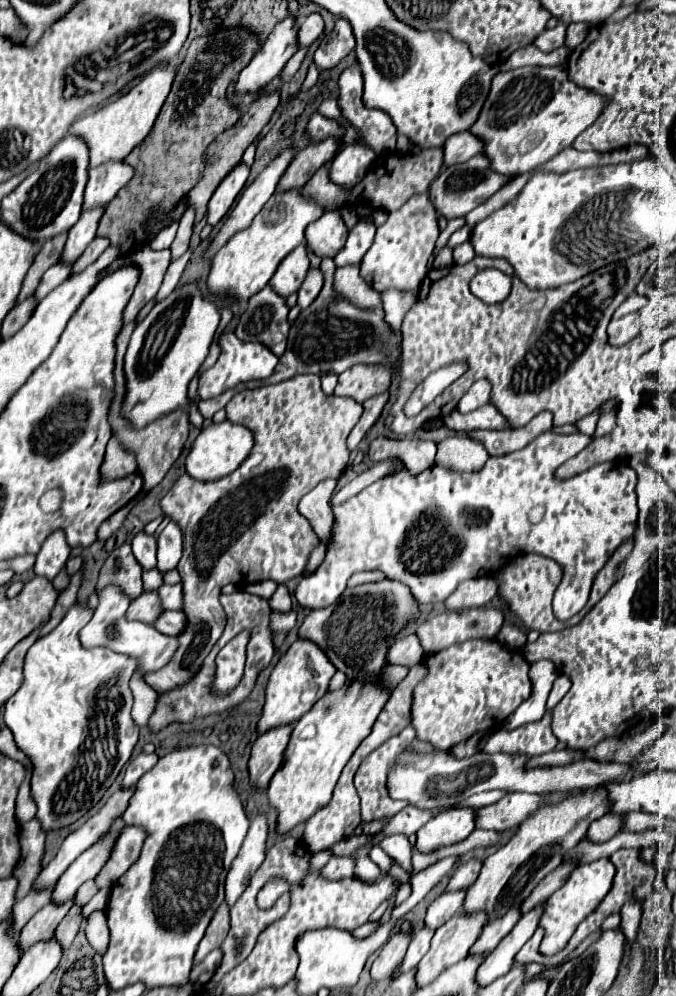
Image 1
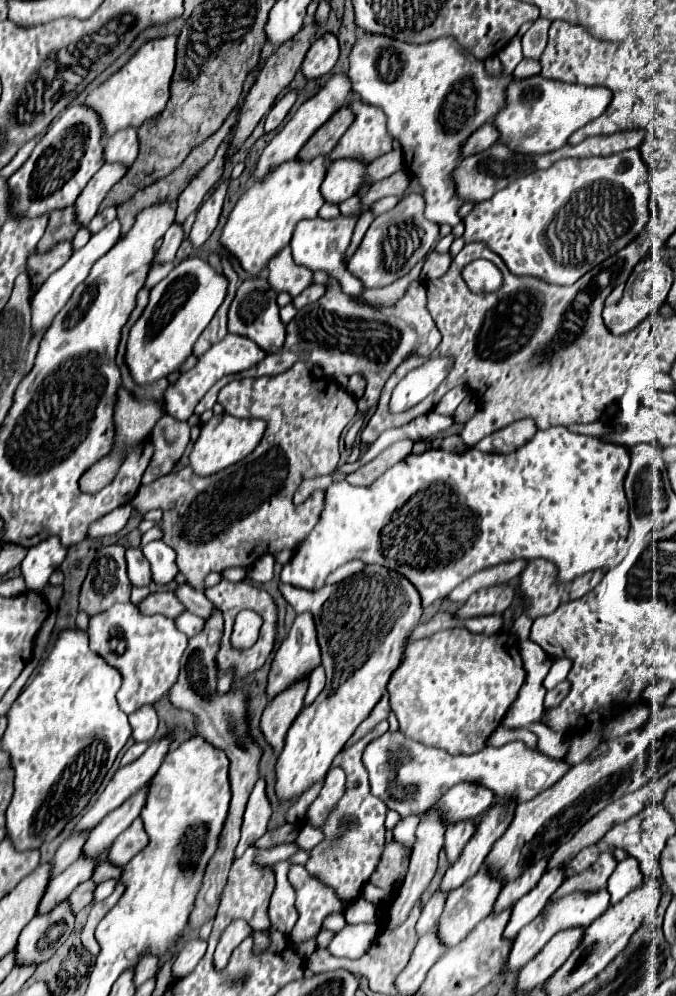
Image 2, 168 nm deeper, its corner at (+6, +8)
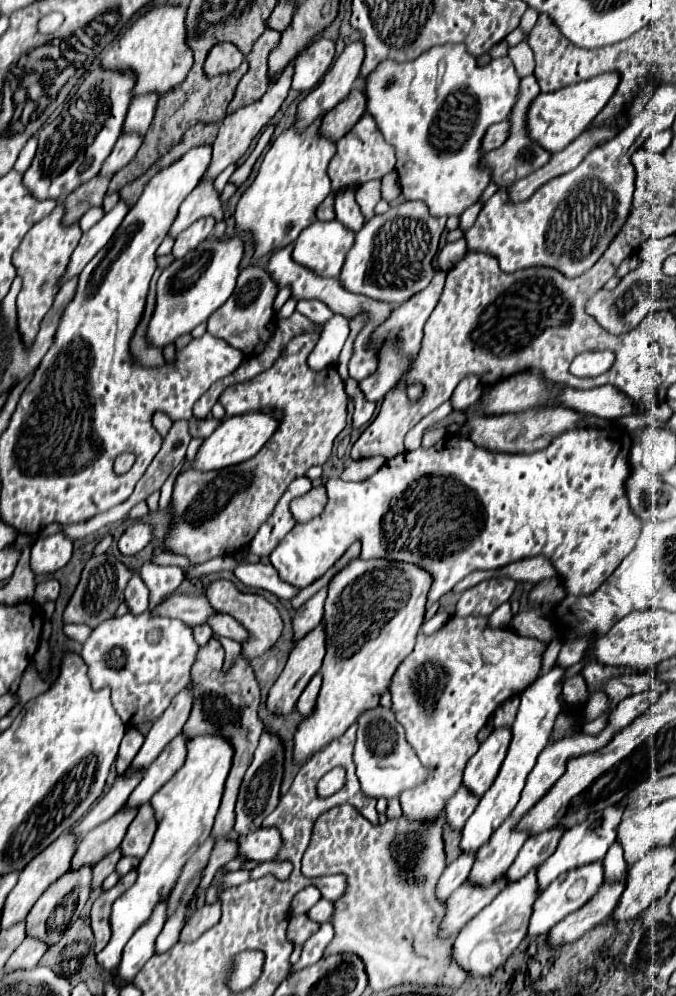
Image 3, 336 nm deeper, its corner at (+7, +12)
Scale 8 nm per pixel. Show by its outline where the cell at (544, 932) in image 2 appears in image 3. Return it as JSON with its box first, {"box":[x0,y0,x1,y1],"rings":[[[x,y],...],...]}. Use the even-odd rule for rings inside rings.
{"box":[528,862,604,936],"rings":[[[590,862],[586,866],[578,866],[578,870],[568,870],[566,874],[560,874],[536,900],[534,904],[534,914],[532,914],[532,920],[530,920],[530,928],[528,928],[528,934],[532,936],[538,936],[538,934],[544,934],[548,932],[552,926],[556,926],[564,916],[568,916],[570,912],[582,908],[600,888],[604,880],[604,868],[602,868],[602,862]]]}

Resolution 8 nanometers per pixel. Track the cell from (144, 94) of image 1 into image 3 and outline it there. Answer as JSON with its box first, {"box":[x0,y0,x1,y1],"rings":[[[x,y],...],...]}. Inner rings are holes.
{"box":[100,6,192,96],"rings":[[[154,6],[140,18],[132,20],[132,24],[100,54],[102,66],[108,68],[130,68],[136,72],[138,80],[134,86],[134,96],[158,92],[164,94],[170,88],[178,86],[190,66],[192,66],[192,50],[186,44],[186,8],[184,6]]]}

